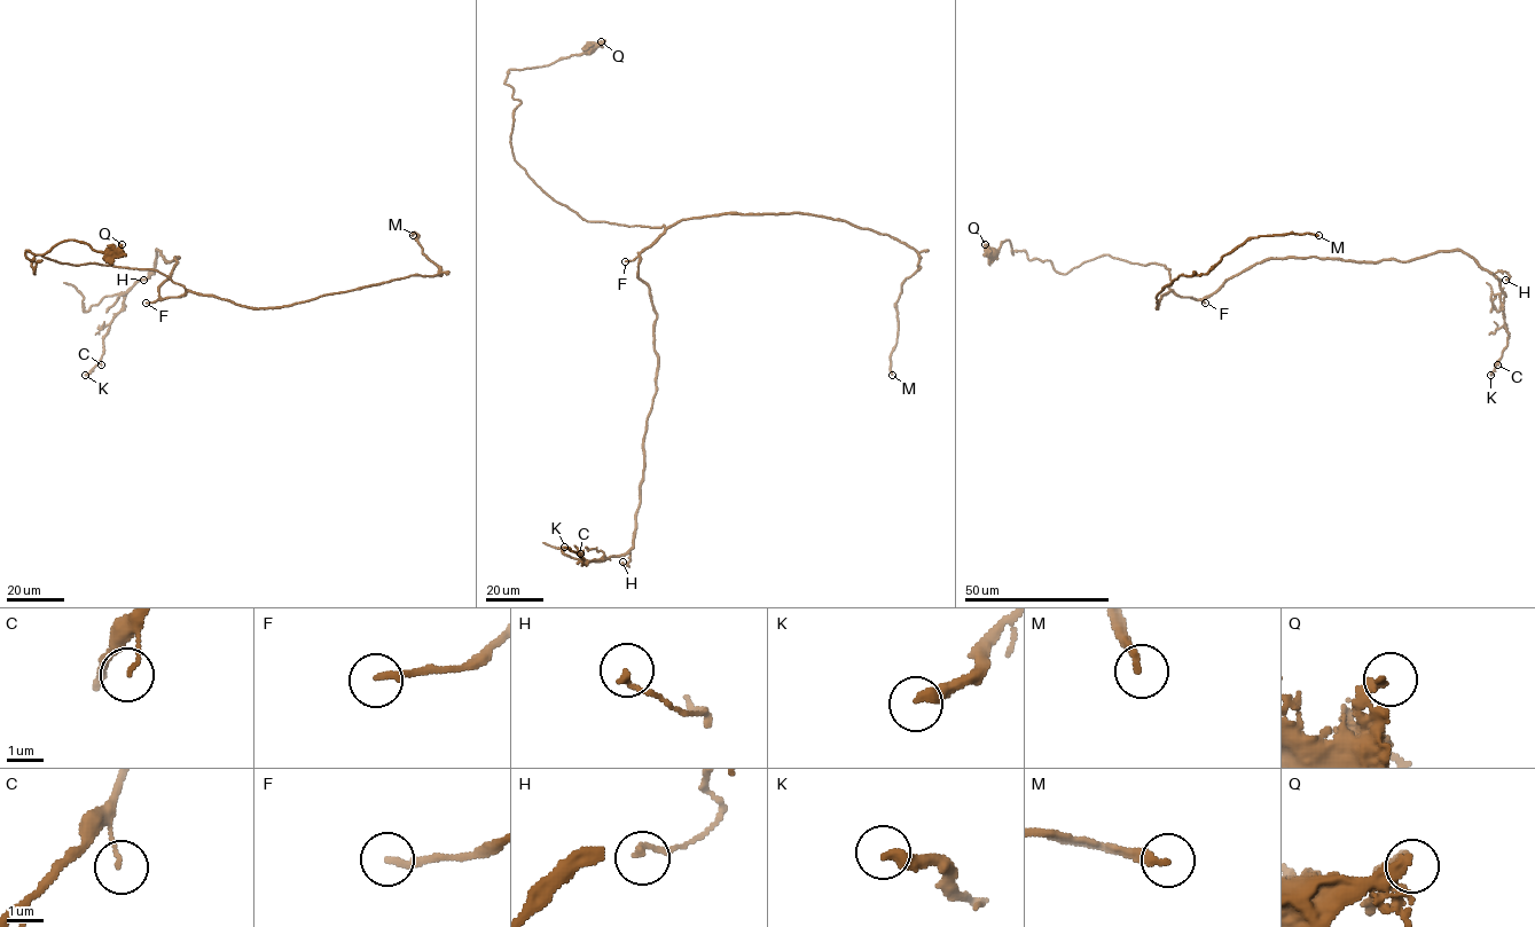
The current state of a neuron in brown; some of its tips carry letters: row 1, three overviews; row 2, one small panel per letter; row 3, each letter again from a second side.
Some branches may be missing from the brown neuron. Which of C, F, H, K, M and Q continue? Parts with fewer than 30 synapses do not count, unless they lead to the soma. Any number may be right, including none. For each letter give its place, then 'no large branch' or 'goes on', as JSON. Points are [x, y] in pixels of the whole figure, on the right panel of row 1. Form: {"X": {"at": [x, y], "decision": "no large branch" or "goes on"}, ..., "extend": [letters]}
{"C": {"at": [1497, 364], "decision": "no large branch"}, "F": {"at": [1205, 303], "decision": "no large branch"}, "H": {"at": [1505, 280], "decision": "no large branch"}, "K": {"at": [1490, 375], "decision": "no large branch"}, "M": {"at": [1318, 235], "decision": "goes on"}, "Q": {"at": [985, 244], "decision": "no large branch"}, "extend": ["M"]}

